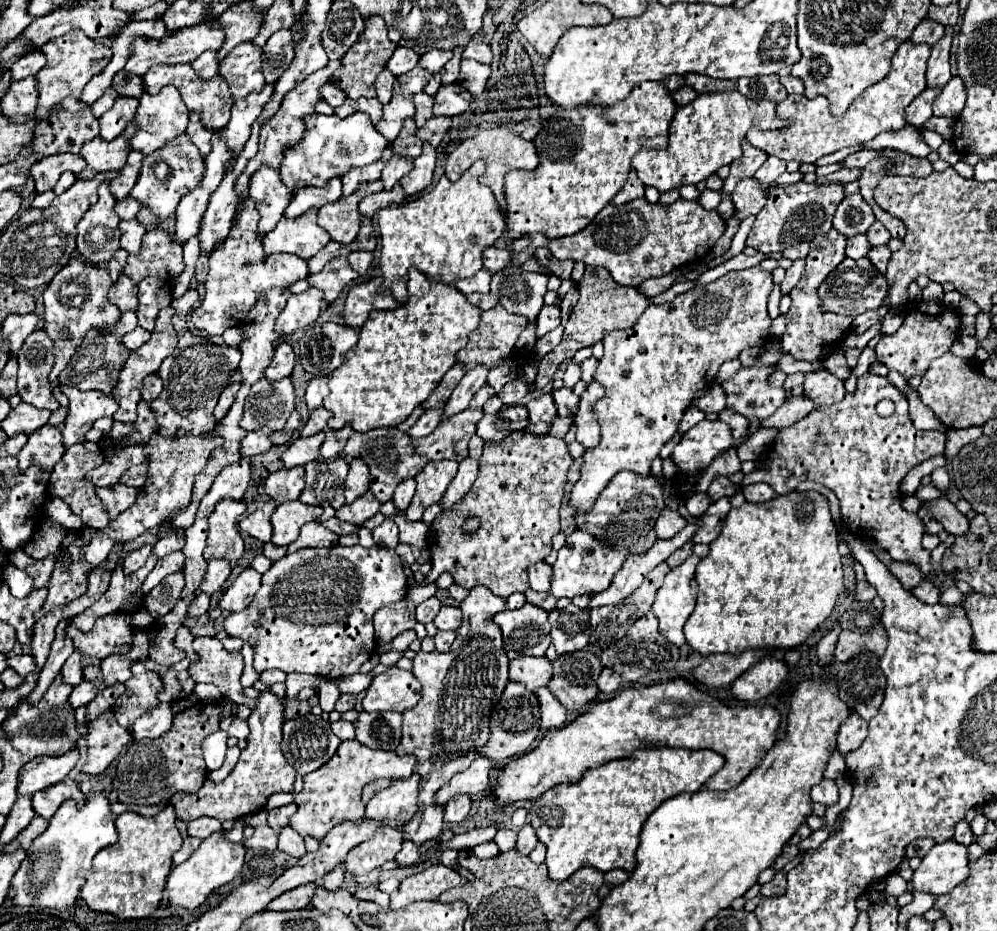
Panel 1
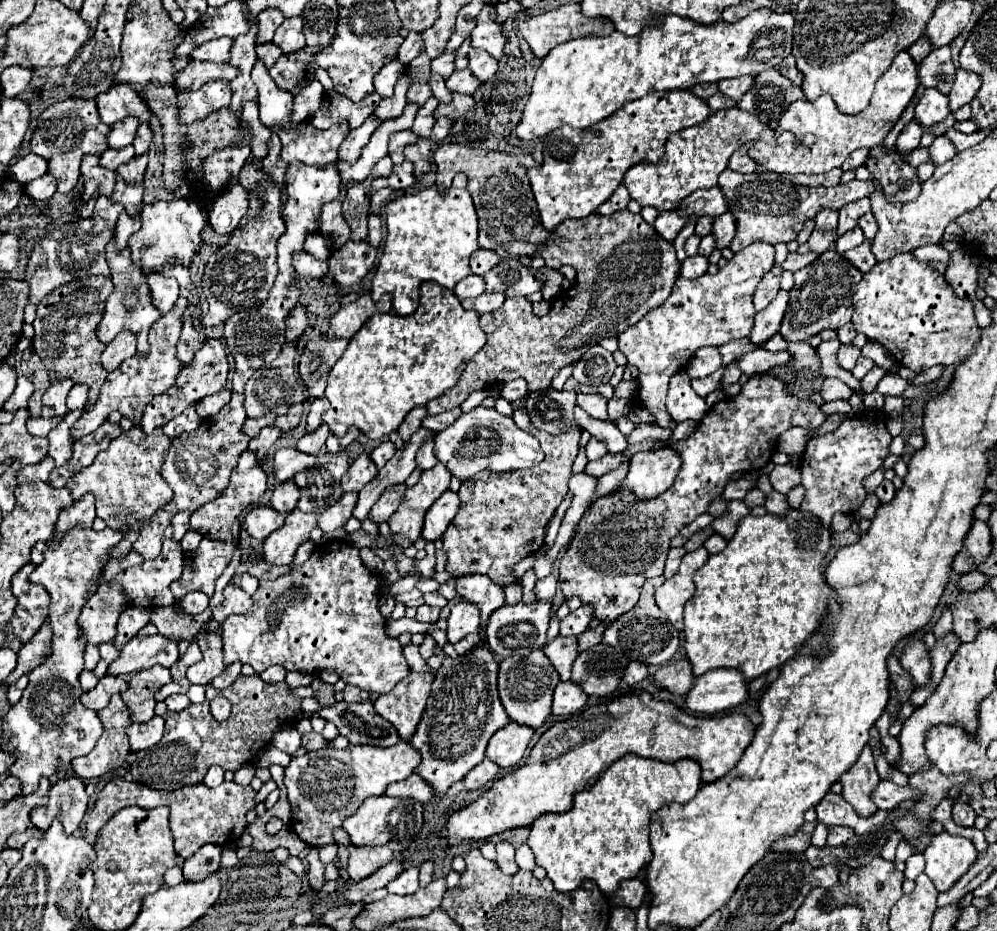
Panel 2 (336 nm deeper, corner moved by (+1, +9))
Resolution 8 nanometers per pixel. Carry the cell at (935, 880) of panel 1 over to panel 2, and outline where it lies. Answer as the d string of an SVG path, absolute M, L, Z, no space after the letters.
M942 831L932 837L932 843L924 851L924 873L930 877L938 891L946 891L954 885L954 881L958 881L958 877L968 871L976 857L978 853L972 841Z

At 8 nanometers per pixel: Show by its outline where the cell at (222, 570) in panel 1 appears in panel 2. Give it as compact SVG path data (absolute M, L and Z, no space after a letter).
M200 541L198 549L186 553L186 565L182 577L174 581L172 593L176 599L182 599L190 591L202 591L208 597L214 595L214 583L226 569L232 559L234 543L226 541Z

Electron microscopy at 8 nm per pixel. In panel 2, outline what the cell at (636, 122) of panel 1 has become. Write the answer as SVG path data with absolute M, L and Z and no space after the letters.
M692 91L648 93L638 101L626 103L614 117L606 117L606 121L600 121L590 129L562 125L546 135L542 139L544 163L540 169L528 171L542 225L552 231L570 217L588 217L610 199L630 167L642 161L658 161L664 155L664 145L672 133L702 125L710 115L708 103Z

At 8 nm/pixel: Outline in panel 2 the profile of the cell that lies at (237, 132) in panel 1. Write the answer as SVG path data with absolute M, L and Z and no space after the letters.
M268 41L262 45L256 45L256 53L258 53L258 59L262 59L266 67L272 67L276 63L276 59L282 55L282 49L278 49L278 45Z

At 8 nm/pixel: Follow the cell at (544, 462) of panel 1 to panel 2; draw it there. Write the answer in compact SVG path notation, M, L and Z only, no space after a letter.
M526 409L514 411L514 423L522 431L530 431L538 437L544 461L518 471L506 473L476 473L470 481L462 483L458 497L460 509L452 525L442 535L444 551L448 555L446 571L456 577L464 573L482 573L500 585L510 585L516 579L510 569L528 555L534 555L544 545L544 531L566 495L566 481L570 479L572 463L578 455L580 429L572 429L562 435L550 435L532 427Z

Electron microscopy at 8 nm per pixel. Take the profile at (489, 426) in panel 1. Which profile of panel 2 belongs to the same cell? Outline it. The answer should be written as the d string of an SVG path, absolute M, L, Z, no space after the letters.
M476 407L456 419L454 425L436 435L436 457L460 481L468 481L478 471L516 471L522 467L538 465L544 459L540 443L534 435L518 429L510 417L500 415L496 409Z

